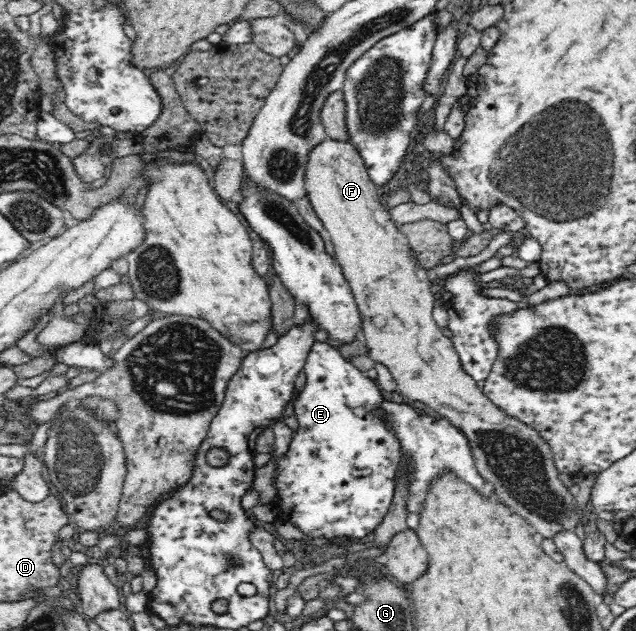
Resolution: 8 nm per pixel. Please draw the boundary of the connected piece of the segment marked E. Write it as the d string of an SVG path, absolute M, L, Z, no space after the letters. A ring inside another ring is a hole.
M317 341L312 346L305 365L303 366L302 373L306 375L306 388L304 388L302 392L299 392L298 396L292 400L294 414L298 420L298 430L293 434L292 444L290 444L288 453L279 458L276 471L277 475L275 476L278 502L282 508L281 512L288 514L290 522L292 522L294 526L298 526L302 532L306 532L308 536L312 536L312 538L326 536L326 538L330 538L333 543L335 536L342 536L346 539L371 537L373 530L382 522L382 518L384 518L384 515L388 512L388 508L391 507L392 499L396 491L394 478L401 456L398 440L392 435L392 431L388 429L384 417L382 417L380 411L378 411L378 404L384 399L383 391L375 380L365 376L358 367L346 361L336 348L330 346L330 344L327 344L325 341Z

